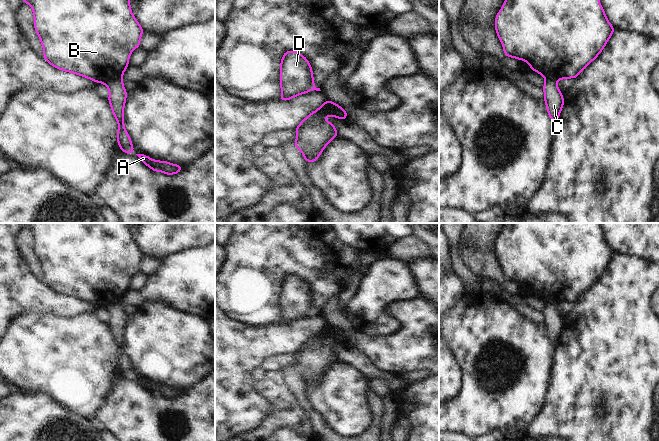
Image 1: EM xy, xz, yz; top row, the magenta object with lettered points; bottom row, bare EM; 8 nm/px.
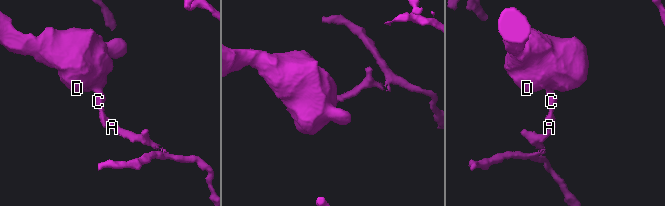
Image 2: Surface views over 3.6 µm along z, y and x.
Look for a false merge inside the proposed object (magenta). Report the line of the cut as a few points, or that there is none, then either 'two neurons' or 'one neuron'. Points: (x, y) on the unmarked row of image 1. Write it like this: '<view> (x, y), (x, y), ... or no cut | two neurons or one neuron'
xy (121, 302), (108, 304), (105, 307) | two neurons

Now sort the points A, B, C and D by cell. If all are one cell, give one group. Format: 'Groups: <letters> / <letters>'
Groups: A C / B D.

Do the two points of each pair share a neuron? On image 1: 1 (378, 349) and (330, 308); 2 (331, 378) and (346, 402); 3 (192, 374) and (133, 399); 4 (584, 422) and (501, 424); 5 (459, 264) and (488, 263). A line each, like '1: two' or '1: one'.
1: two
2: one
3: two
4: two
5: two

